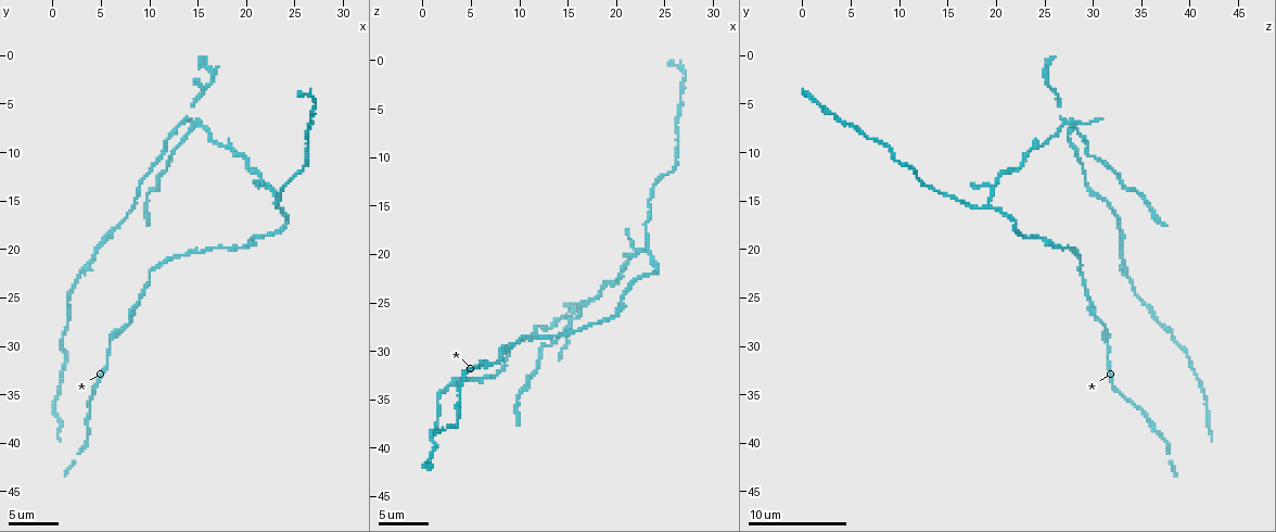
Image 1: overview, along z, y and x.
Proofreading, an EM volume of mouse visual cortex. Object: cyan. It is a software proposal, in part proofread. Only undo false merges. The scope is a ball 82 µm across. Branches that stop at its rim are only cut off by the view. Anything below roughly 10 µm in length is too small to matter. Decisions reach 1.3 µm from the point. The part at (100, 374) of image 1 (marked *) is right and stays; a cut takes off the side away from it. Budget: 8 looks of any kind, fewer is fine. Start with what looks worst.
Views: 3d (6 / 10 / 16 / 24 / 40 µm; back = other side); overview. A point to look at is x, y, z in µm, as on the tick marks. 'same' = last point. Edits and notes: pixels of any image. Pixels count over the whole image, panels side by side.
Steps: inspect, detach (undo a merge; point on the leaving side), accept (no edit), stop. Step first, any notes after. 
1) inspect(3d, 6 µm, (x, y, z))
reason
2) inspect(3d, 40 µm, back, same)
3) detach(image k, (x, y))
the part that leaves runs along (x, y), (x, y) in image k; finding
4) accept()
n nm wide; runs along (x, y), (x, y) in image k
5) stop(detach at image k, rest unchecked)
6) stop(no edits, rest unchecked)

inspect(3d, 10 µm, (23.2, 15.4, 19.2))
arms part here

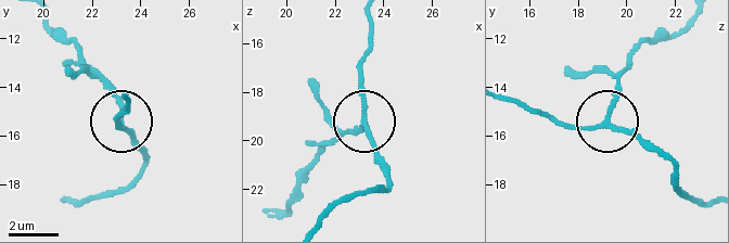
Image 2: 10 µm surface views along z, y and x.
accept()
side arm 27 µm; runs along (706, 204), (626, 133), (553, 123) in image 2; one cell here

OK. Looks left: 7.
inspect(3d, 16 µm, (19.6, 19.6, 26.4))
thick turns thin

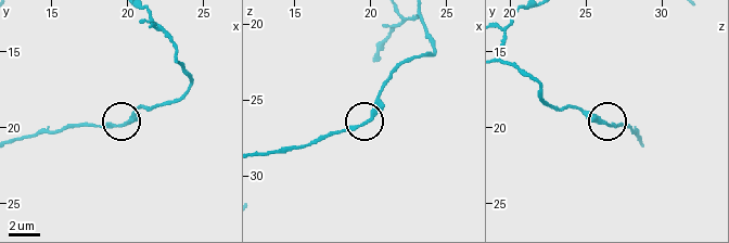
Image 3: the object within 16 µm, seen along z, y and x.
accept()
all the same cell

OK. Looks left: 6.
inspect(3d, 10 µm, (18.4, 9.8, 23.8))
sudden change in width

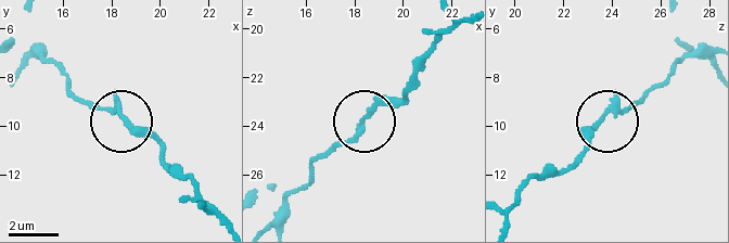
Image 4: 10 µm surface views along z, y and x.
detach(image 4, (82, 102))
the part that leaves runs along (114, 105), (97, 110), (85, 104), (41, 54), (22, 73) in image 4; a second cell is stuck on

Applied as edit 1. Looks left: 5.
inspect(overview)

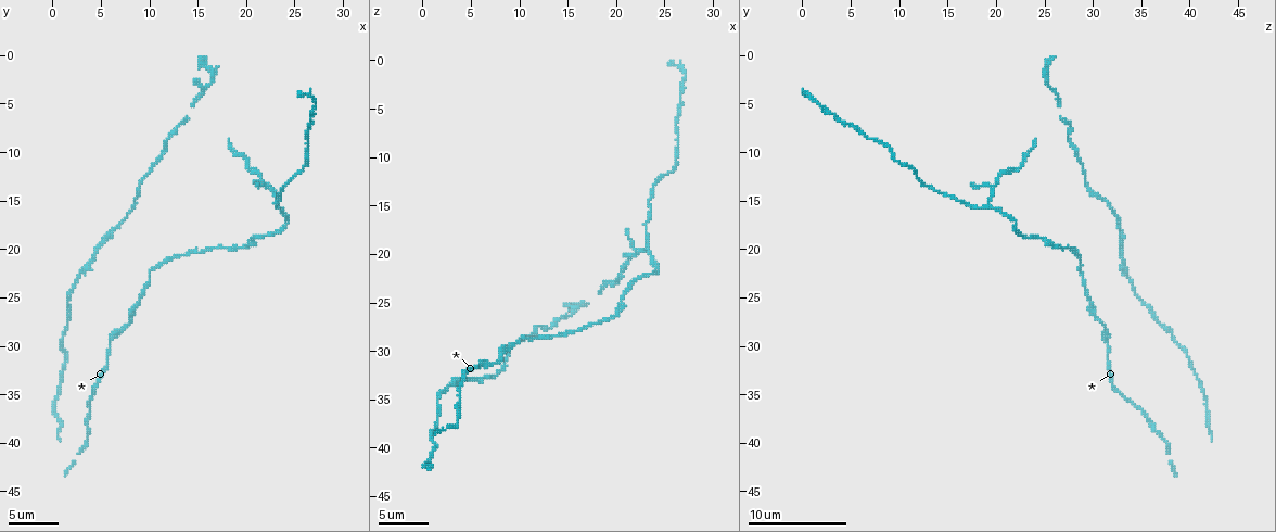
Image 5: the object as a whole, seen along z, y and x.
inspect(3d, 6 µm, (7.0, 28.2, 31.2))
thick turns thin

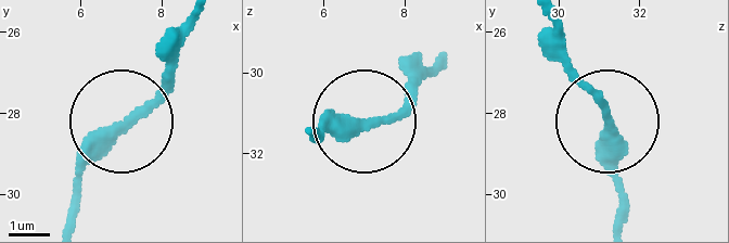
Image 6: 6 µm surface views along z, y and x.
inspect(3d, 6 µm, back, (7.10, 28.25, 31.25))
other side

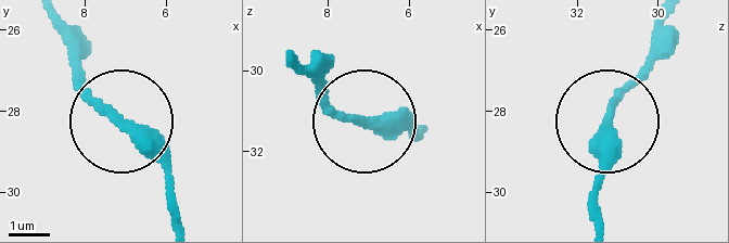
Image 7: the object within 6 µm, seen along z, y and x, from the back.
accept()
runs along (423, 130), (361, 124), (312, 72) in image 7; one cell here

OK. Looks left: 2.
stop(detach at image 4, rest unchecked)

